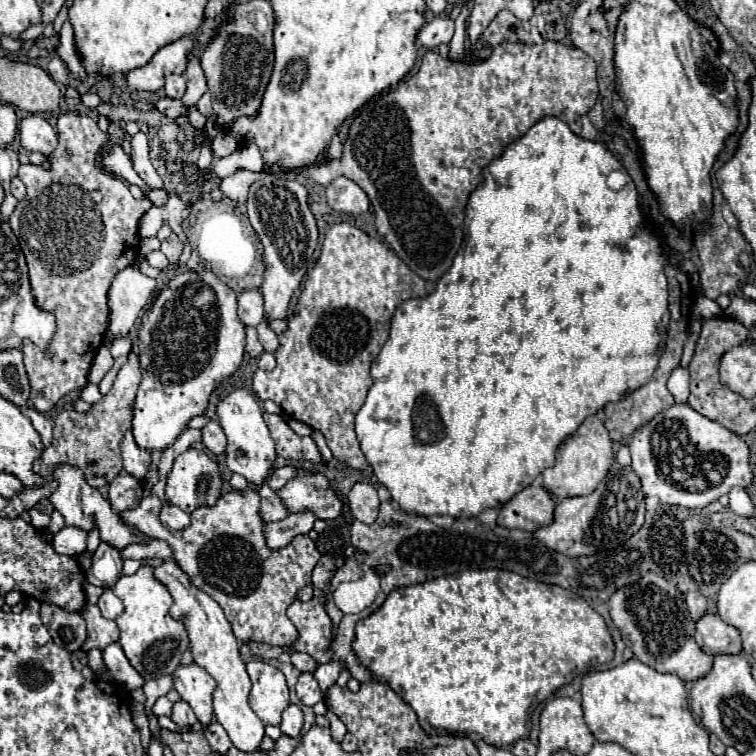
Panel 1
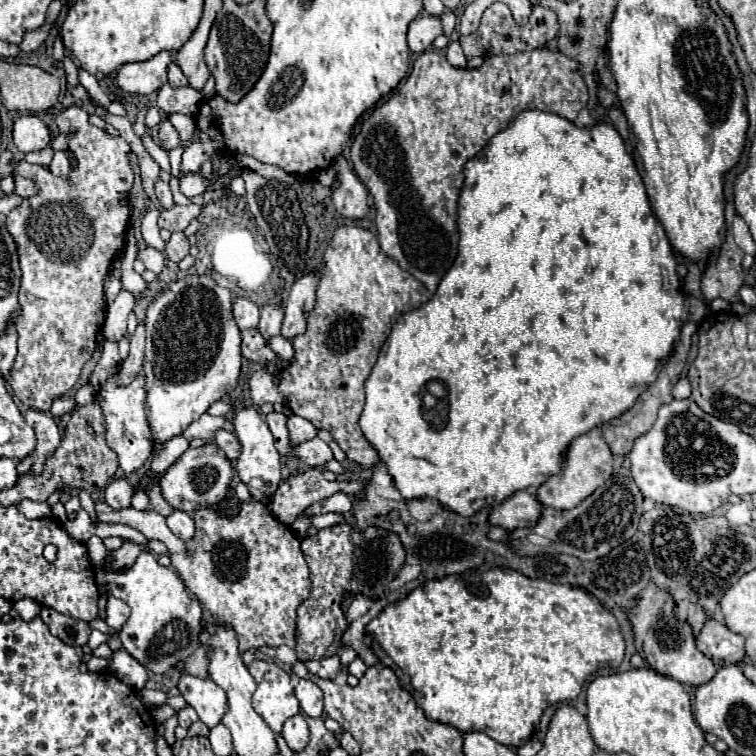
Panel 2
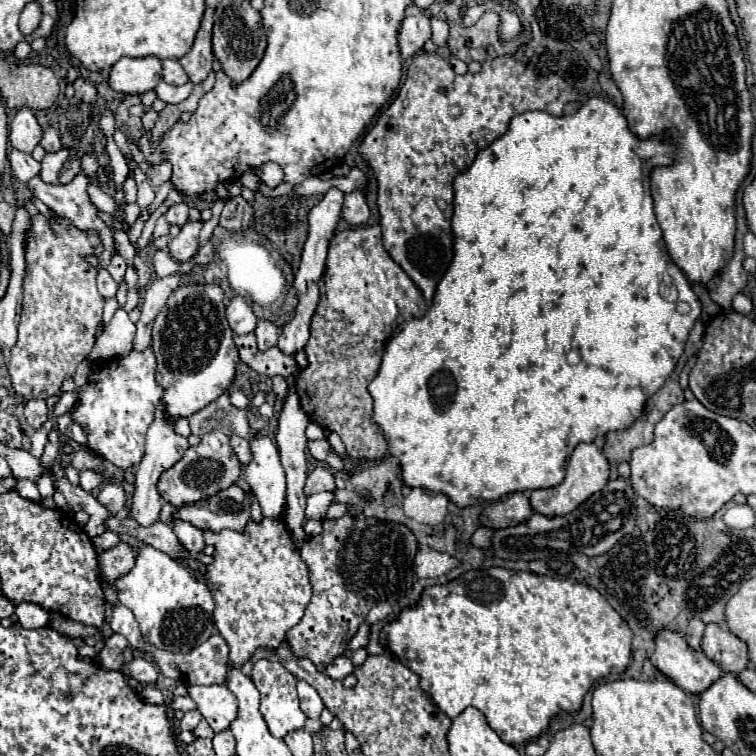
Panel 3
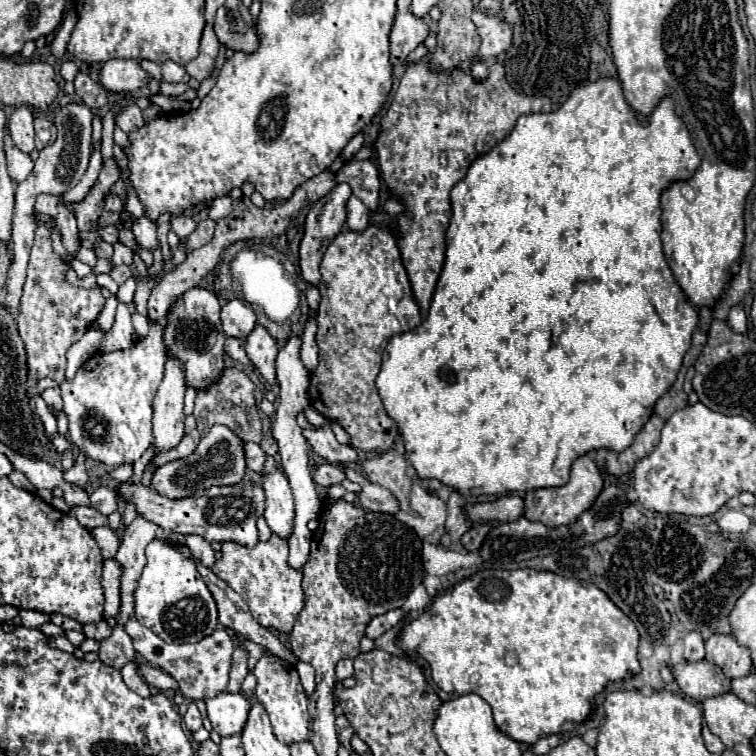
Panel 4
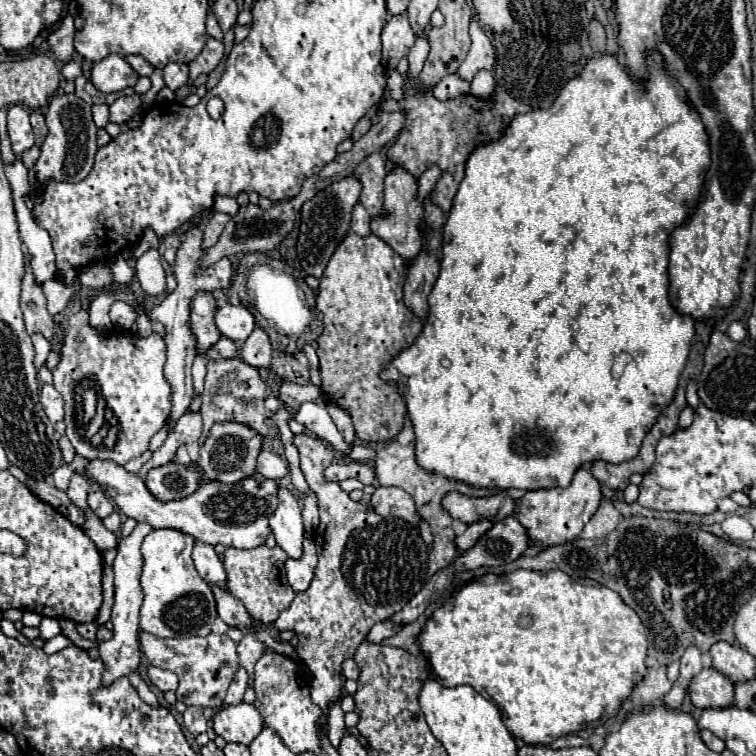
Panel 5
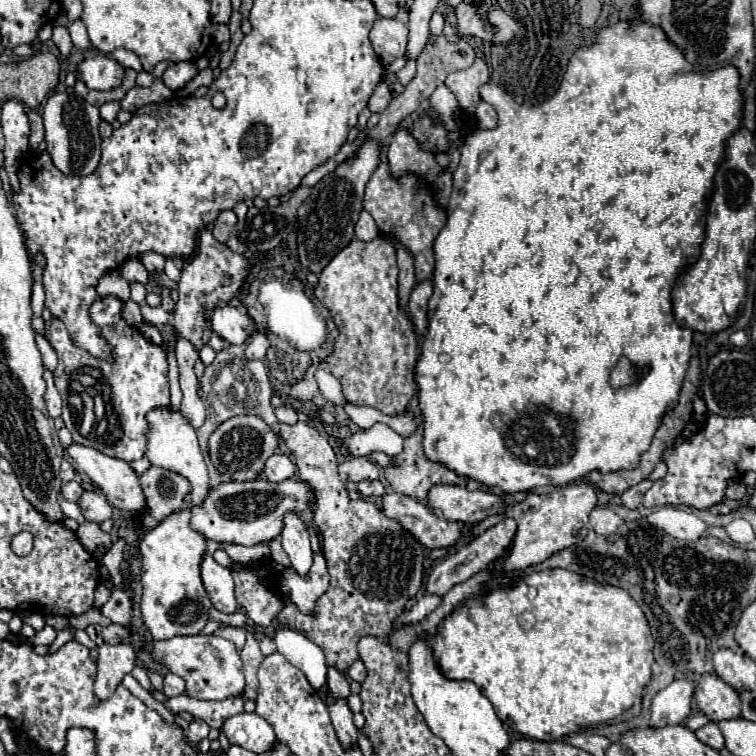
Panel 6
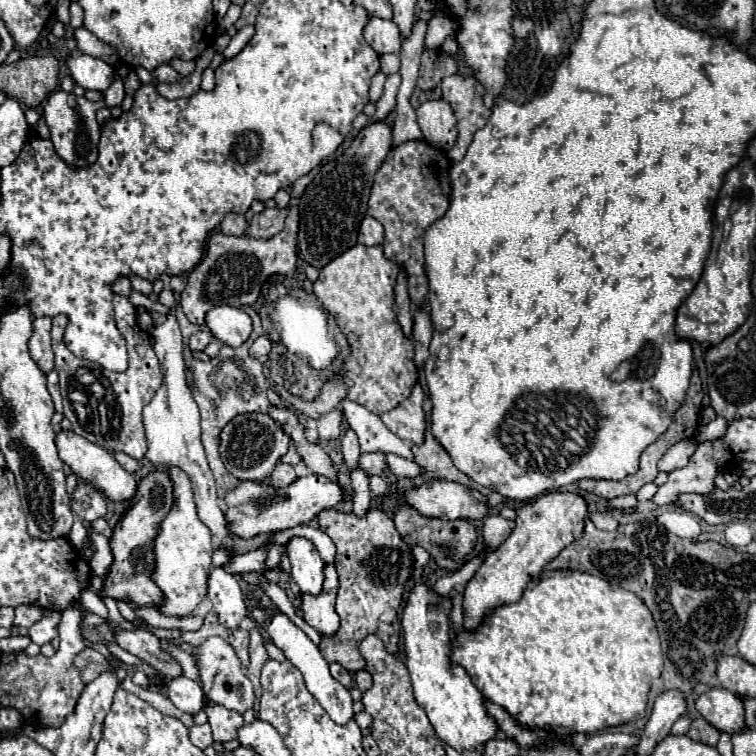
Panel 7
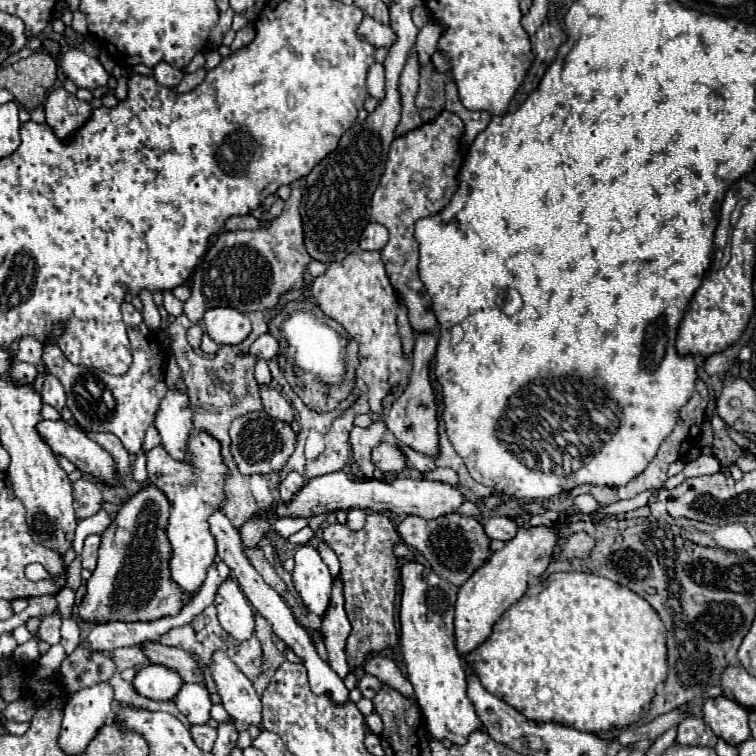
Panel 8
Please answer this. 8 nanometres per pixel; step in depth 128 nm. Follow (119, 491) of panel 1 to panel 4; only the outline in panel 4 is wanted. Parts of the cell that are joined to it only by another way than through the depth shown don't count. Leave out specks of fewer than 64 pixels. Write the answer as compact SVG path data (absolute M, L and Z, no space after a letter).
M96 488L90 494L90 504L92 508L96 508L100 514L108 516L118 508L118 496L112 488Z

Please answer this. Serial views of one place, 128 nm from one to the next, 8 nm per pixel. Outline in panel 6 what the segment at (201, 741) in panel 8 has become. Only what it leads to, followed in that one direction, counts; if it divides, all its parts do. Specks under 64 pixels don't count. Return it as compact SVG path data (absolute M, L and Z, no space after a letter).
M194 720L194 722L188 726L186 736L188 736L188 740L190 740L190 742L198 744L200 740L208 738L208 730L210 730L210 726L208 726L206 722L202 722L202 720Z

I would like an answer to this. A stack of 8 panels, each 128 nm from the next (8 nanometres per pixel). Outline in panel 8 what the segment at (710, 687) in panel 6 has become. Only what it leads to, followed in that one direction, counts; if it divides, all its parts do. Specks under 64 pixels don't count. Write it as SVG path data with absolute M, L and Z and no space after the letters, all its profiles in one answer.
M718 696L708 698L704 702L704 722L706 726L722 740L726 740L732 746L740 746L744 740L750 738L748 728L748 710L742 708L738 702Z

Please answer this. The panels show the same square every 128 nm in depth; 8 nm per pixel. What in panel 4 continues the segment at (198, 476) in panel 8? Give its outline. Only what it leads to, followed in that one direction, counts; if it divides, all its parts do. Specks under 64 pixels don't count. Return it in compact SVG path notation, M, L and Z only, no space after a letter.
M154 538L146 546L146 558L148 564L138 582L138 590L134 592L136 620L152 628L164 642L186 644L212 634L218 624L216 602L196 570L190 548L172 538Z

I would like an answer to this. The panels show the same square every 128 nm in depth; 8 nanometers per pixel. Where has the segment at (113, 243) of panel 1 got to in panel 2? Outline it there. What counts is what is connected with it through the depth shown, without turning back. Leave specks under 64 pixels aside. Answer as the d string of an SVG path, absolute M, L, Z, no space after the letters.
M70 106L58 114L58 128L60 132L76 130L76 134L70 136L68 148L76 154L78 166L72 170L68 180L62 180L50 174L44 166L32 166L26 160L20 160L14 168L14 174L38 182L40 192L34 198L26 198L6 216L6 228L16 242L22 270L18 290L20 316L16 318L18 356L8 382L24 406L42 412L50 410L54 398L72 390L82 372L82 366L90 360L96 348L96 334L106 320L106 300L102 292L104 276L110 270L112 260L124 250L126 224L128 216L132 216L130 202L126 200L126 204L122 204L120 196L122 192L130 190L134 183L128 158L130 146L120 136L112 136L92 126L88 122L88 114L82 108Z

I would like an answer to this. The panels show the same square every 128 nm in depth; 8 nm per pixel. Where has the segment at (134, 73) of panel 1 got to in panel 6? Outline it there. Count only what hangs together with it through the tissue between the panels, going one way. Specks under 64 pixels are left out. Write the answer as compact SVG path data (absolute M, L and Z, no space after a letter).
M104 54L88 56L78 64L76 70L76 76L92 90L112 90L120 86L124 78L124 68Z

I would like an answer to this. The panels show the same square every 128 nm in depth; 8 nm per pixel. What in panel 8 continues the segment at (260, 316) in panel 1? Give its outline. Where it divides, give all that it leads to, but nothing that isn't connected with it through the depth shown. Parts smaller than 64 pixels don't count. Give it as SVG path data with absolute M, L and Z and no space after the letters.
M210 308L204 314L204 330L216 344L240 344L250 334L250 320L234 308Z

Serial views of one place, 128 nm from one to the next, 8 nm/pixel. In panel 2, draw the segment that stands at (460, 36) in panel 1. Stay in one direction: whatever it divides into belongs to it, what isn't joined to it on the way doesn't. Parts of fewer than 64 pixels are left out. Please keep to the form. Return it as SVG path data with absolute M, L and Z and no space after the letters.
M452 40L446 48L446 58L450 64L454 64L456 68L464 68L466 66L466 58L464 58L464 52L460 48L460 44L456 40Z

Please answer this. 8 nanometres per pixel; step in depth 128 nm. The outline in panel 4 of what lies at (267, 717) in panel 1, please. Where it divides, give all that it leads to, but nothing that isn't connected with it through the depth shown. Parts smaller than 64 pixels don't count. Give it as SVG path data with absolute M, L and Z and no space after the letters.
M264 654L258 664L254 666L254 676L258 680L256 686L256 700L264 706L264 710L268 712L268 718L274 726L274 734L280 742L284 744L296 744L296 742L304 742L308 740L308 724L310 724L310 714L306 708L306 692L300 684L298 672L294 664L284 662L278 656L272 654Z

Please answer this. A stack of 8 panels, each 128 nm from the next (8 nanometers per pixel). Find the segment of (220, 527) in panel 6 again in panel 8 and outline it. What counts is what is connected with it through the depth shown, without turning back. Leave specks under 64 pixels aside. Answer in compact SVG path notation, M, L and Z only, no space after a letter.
M332 472L324 476L312 478L288 504L274 506L274 514L280 516L318 516L332 510L350 510L350 508L362 508L372 512L394 512L400 516L420 516L420 518L438 518L450 512L456 512L458 506L464 502L464 496L458 492L458 488L444 484L444 482L432 482L432 480L410 480L410 478L396 478L392 482L374 480L374 478L354 478L348 472Z

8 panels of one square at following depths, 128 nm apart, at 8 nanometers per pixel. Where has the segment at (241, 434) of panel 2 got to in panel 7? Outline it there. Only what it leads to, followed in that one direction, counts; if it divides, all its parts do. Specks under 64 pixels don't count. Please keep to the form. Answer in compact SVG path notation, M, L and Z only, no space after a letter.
M294 536L288 542L288 558L292 562L292 580L300 586L304 594L318 596L322 592L326 564L322 562L314 544L306 538Z

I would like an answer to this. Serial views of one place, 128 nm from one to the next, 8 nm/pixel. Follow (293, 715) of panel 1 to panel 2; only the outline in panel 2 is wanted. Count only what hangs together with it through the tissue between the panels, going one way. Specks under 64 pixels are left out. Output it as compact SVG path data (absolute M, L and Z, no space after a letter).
M298 714L298 716L290 718L290 722L286 722L286 726L282 730L282 736L284 736L286 744L290 746L290 750L302 752L310 740L310 732L308 732L308 724L306 724L304 716Z

